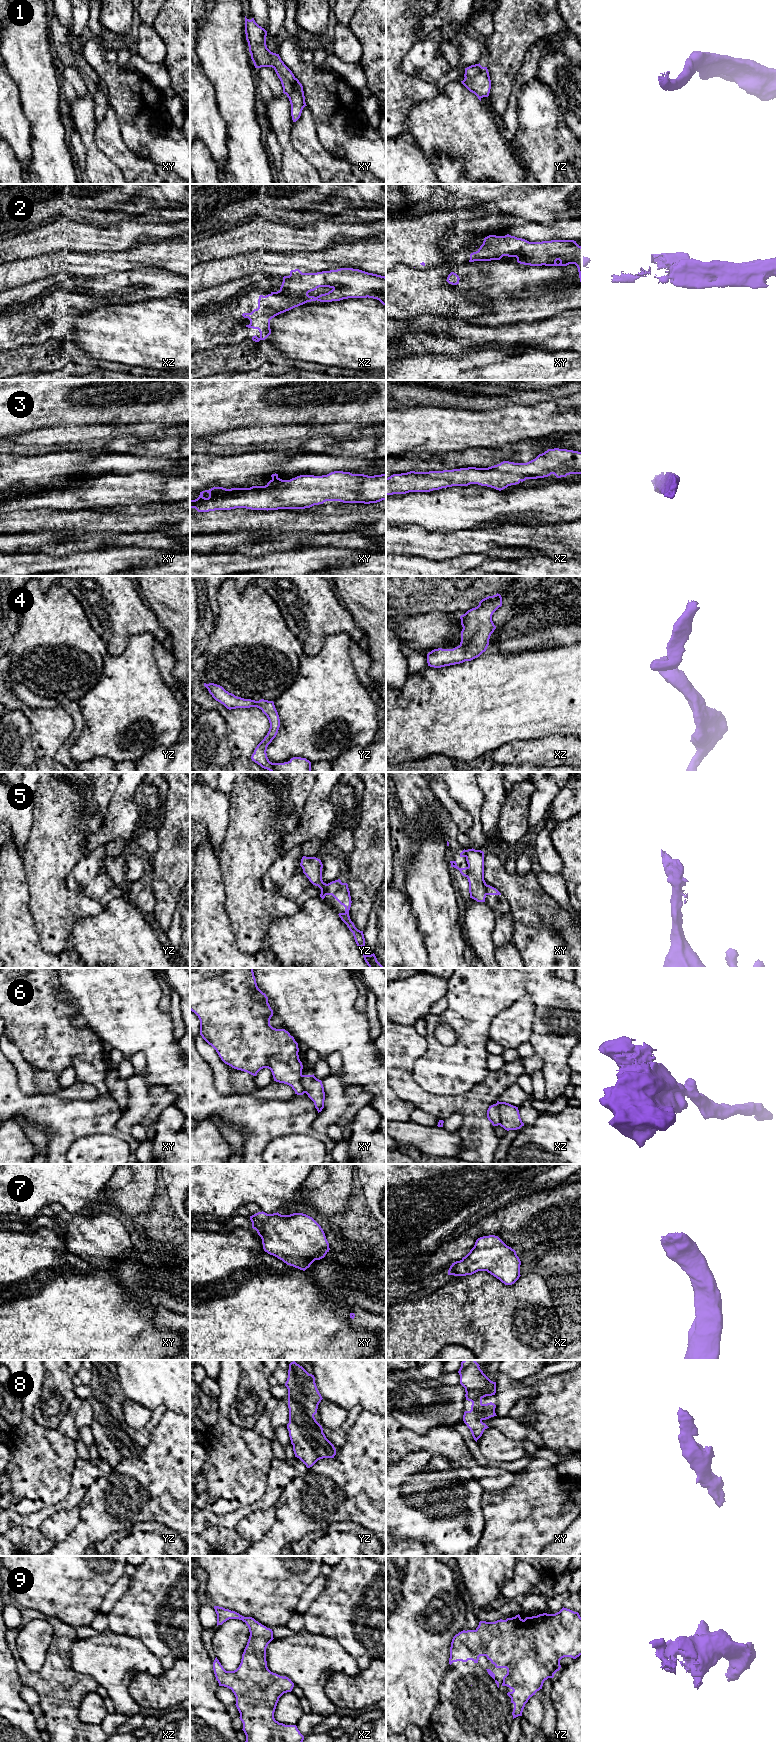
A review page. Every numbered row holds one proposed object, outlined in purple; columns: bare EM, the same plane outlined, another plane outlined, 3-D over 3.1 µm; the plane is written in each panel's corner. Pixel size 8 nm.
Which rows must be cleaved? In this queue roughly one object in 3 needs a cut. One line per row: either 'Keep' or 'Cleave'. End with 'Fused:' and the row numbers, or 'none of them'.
1: Keep
2: Cleave
3: Keep
4: Keep
5: Cleave
6: Cleave
7: Keep
8: Keep
9: Keep
Fused: 2, 5, 6

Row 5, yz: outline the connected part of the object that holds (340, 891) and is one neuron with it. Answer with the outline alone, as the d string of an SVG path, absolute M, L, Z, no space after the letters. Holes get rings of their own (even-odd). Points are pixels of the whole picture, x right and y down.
M340 879L328 883L326 885L326 895L332 895L345 907L345 913L349 913L352 901L347 883L342 883Z

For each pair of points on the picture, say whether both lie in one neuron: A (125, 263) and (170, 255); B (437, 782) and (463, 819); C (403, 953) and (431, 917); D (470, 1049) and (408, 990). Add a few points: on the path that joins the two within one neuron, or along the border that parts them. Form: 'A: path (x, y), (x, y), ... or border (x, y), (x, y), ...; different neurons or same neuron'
A: path (136, 258), (144, 255), (159, 255); same neuron
B: path (440, 791), (454, 810); same neuron
C: border (416, 920), (428, 954); different neurons
D: border (429, 1014), (424, 1017); different neurons

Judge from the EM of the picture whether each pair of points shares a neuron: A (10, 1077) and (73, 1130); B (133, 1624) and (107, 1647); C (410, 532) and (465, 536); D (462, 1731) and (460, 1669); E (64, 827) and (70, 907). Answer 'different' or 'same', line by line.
A: same
B: different
C: same
D: same
E: same

